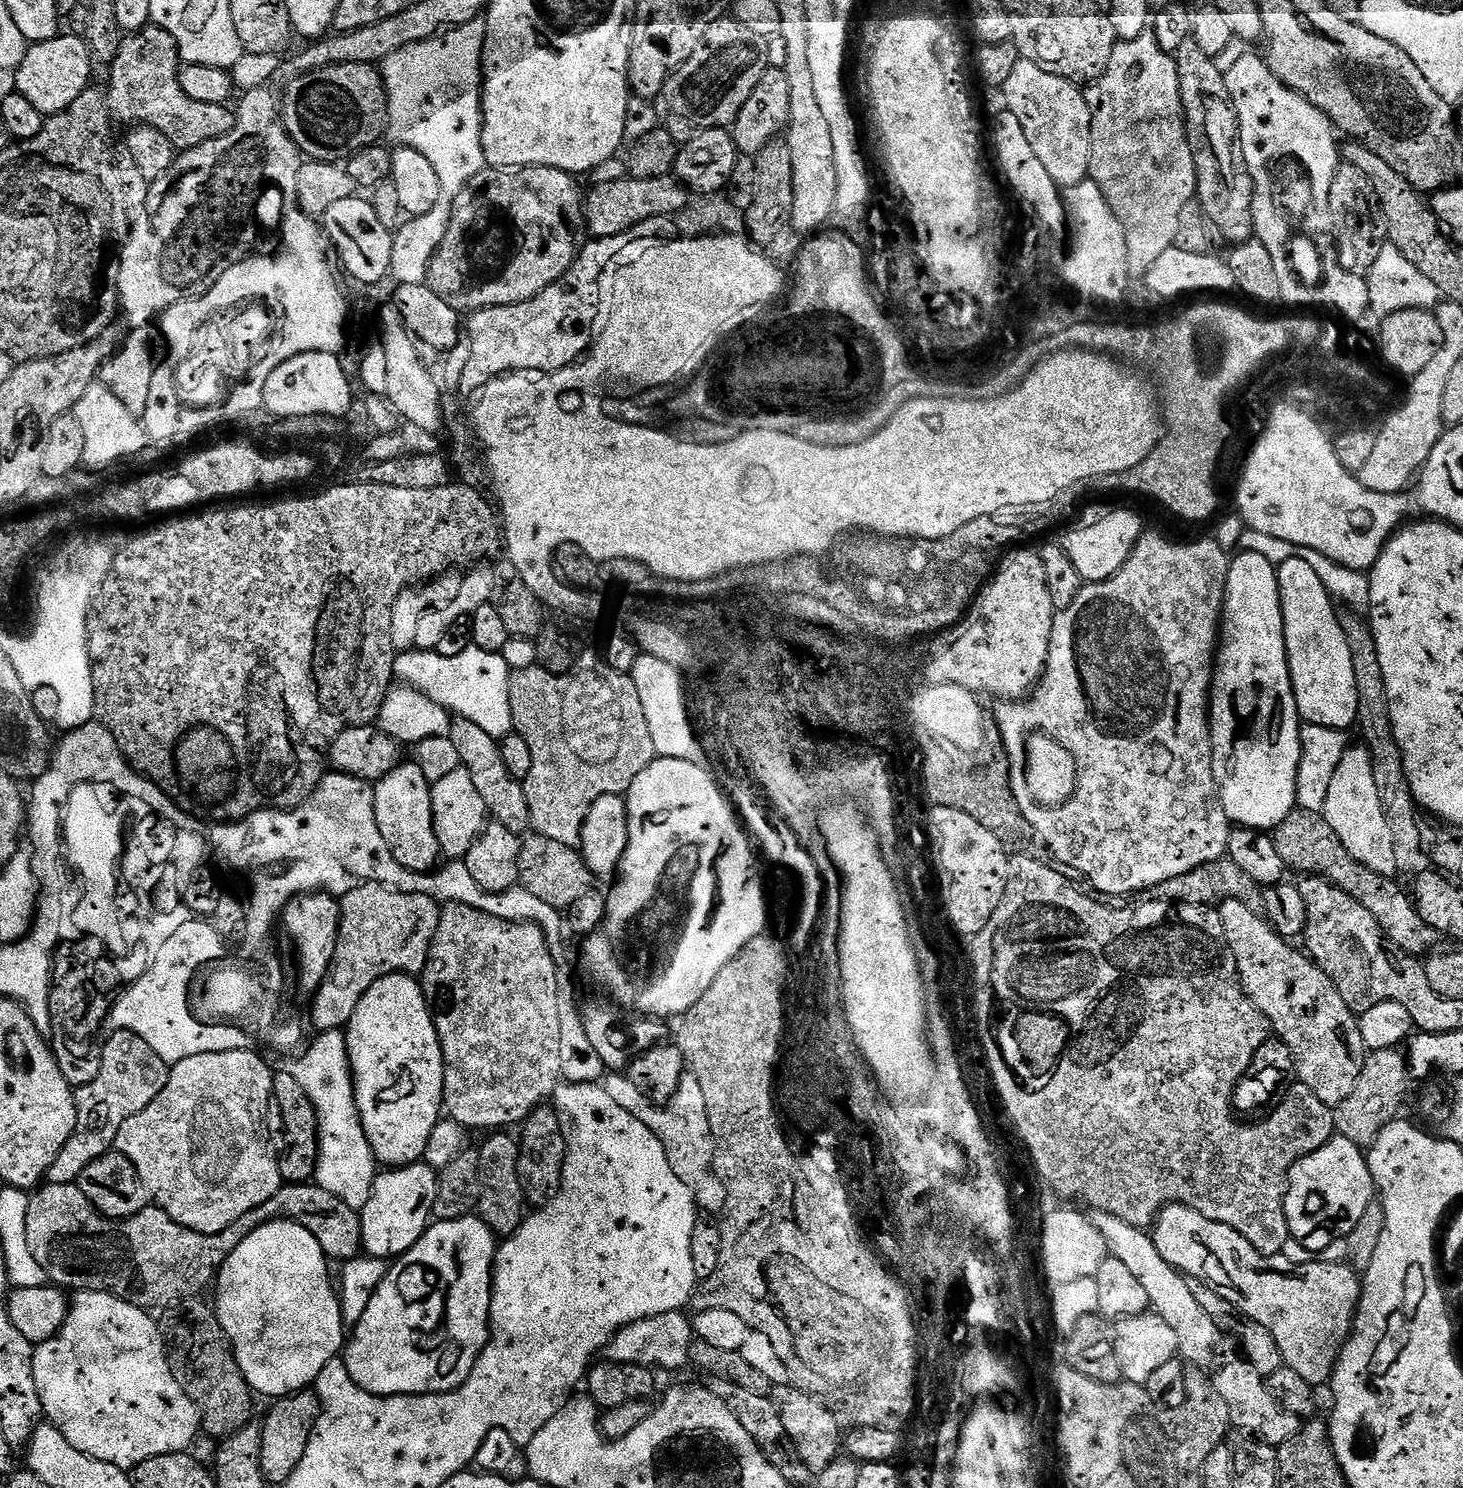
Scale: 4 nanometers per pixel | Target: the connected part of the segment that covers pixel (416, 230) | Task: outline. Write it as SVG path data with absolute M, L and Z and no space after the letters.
M478 19L447 29L432 40L407 44L382 61L384 88L388 92L387 135L393 136L409 153L417 152L431 175L438 178L440 187L434 210L405 219L395 229L390 276L396 279L397 285L427 281L432 260L452 217L452 203L464 193L470 178L486 167L482 146L484 110L480 107L484 83L480 69L483 49L484 20Z

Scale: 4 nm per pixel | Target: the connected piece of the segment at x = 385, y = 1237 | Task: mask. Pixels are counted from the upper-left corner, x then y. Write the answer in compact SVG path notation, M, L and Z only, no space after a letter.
M425 1162L381 1171L370 1190L366 1206L360 1212L363 1251L387 1261L409 1252L433 1219L432 1207L438 1194L439 1181L437 1169Z

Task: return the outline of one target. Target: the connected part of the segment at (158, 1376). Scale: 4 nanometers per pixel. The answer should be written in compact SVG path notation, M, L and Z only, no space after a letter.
M76 1292L71 1297L68 1317L54 1338L50 1338L44 1344L35 1345L32 1354L34 1366L34 1386L38 1386L38 1398L44 1407L44 1416L47 1423L54 1428L59 1428L72 1445L82 1450L88 1456L98 1458L102 1462L110 1462L114 1466L125 1470L131 1470L146 1458L154 1458L162 1454L174 1454L191 1449L196 1435L201 1435L200 1412L196 1408L196 1402L178 1386L178 1378L174 1378L172 1367L168 1361L168 1349L164 1342L164 1334L159 1323L151 1320L149 1313L143 1308L134 1306L128 1300L112 1296L108 1292Z

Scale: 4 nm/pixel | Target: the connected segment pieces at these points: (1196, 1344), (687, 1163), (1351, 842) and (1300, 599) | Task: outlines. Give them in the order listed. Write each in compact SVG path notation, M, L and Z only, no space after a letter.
M1093 1211L1090 1219L1092 1225L1102 1234L1104 1241L1108 1243L1111 1256L1124 1263L1136 1275L1138 1282L1142 1282L1151 1311L1174 1329L1174 1335L1178 1338L1179 1355L1189 1365L1207 1369L1208 1363L1216 1356L1216 1347L1220 1344L1222 1333L1214 1318L1210 1318L1210 1314L1206 1314L1206 1310L1198 1306L1194 1294L1190 1294L1188 1280L1172 1268L1170 1262L1162 1258L1162 1254L1158 1254L1158 1246L1154 1246L1151 1235L1145 1229L1130 1226L1122 1222L1122 1218L1114 1218L1114 1214L1105 1212Z
M627 1074L605 1075L602 1086L606 1094L610 1094L610 1098L614 1098L618 1106L622 1106L622 1110L634 1114L634 1118L638 1118L638 1122L651 1130L658 1142L662 1142L666 1158L670 1158L670 1167L674 1169L674 1174L678 1174L678 1178L682 1178L682 1182L686 1182L697 1205L708 1214L723 1213L726 1206L726 1186L718 1182L716 1172L712 1169L716 1142L712 1138L710 1118L706 1114L706 1094L702 1094L698 1078L691 1074L684 1075L680 1079L678 1090L663 1106L646 1098L646 1094L642 1094L642 1090L638 1090L638 1086L630 1082Z
M1363 746L1349 747L1347 754L1334 770L1334 778L1330 781L1330 794L1326 794L1326 806L1322 813L1324 820L1338 834L1338 842L1350 850L1353 858L1358 858L1366 870L1374 870L1374 874L1395 877L1394 845L1390 838L1390 830L1386 827L1386 817L1382 815L1382 802L1378 798L1378 790L1374 786L1374 770L1370 766L1370 754Z
M1290 558L1290 562L1279 564L1276 577L1284 619L1288 669L1300 719L1304 724L1314 726L1341 730L1348 730L1349 727L1351 729L1356 723L1358 714L1358 690L1354 686L1354 665L1350 663L1350 646L1346 646L1346 634L1342 634L1342 626L1336 617L1337 605L1326 590L1326 586L1322 586L1322 578L1318 578L1318 574L1314 574L1314 569L1307 562L1300 561L1299 558Z

